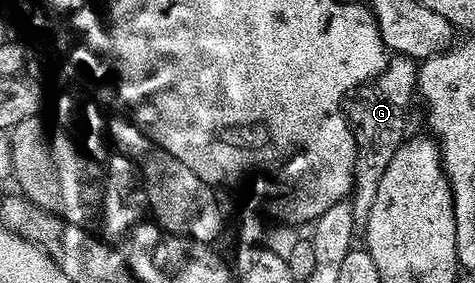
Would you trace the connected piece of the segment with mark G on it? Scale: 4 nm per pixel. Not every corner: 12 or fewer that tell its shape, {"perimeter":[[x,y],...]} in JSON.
{"perimeter":[[389,56],[348,109],[350,200],[362,231],[417,96],[417,62]]}

